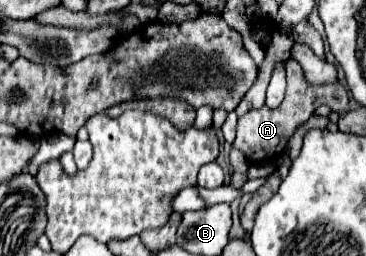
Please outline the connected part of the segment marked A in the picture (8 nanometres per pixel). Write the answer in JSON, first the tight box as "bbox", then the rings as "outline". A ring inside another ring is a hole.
{"bbox":[234,57,348,163],"outline":[[[294,57],[286,61],[286,75],[288,75],[288,89],[282,105],[278,109],[252,109],[244,117],[238,119],[238,135],[234,141],[234,149],[240,149],[250,163],[264,163],[270,159],[278,159],[284,149],[288,139],[292,137],[294,129],[300,127],[302,123],[308,121],[308,117],[314,113],[316,107],[320,105],[332,105],[332,111],[344,111],[348,105],[348,95],[346,89],[340,83],[328,83],[328,85],[310,85],[304,77],[302,67]]]}

